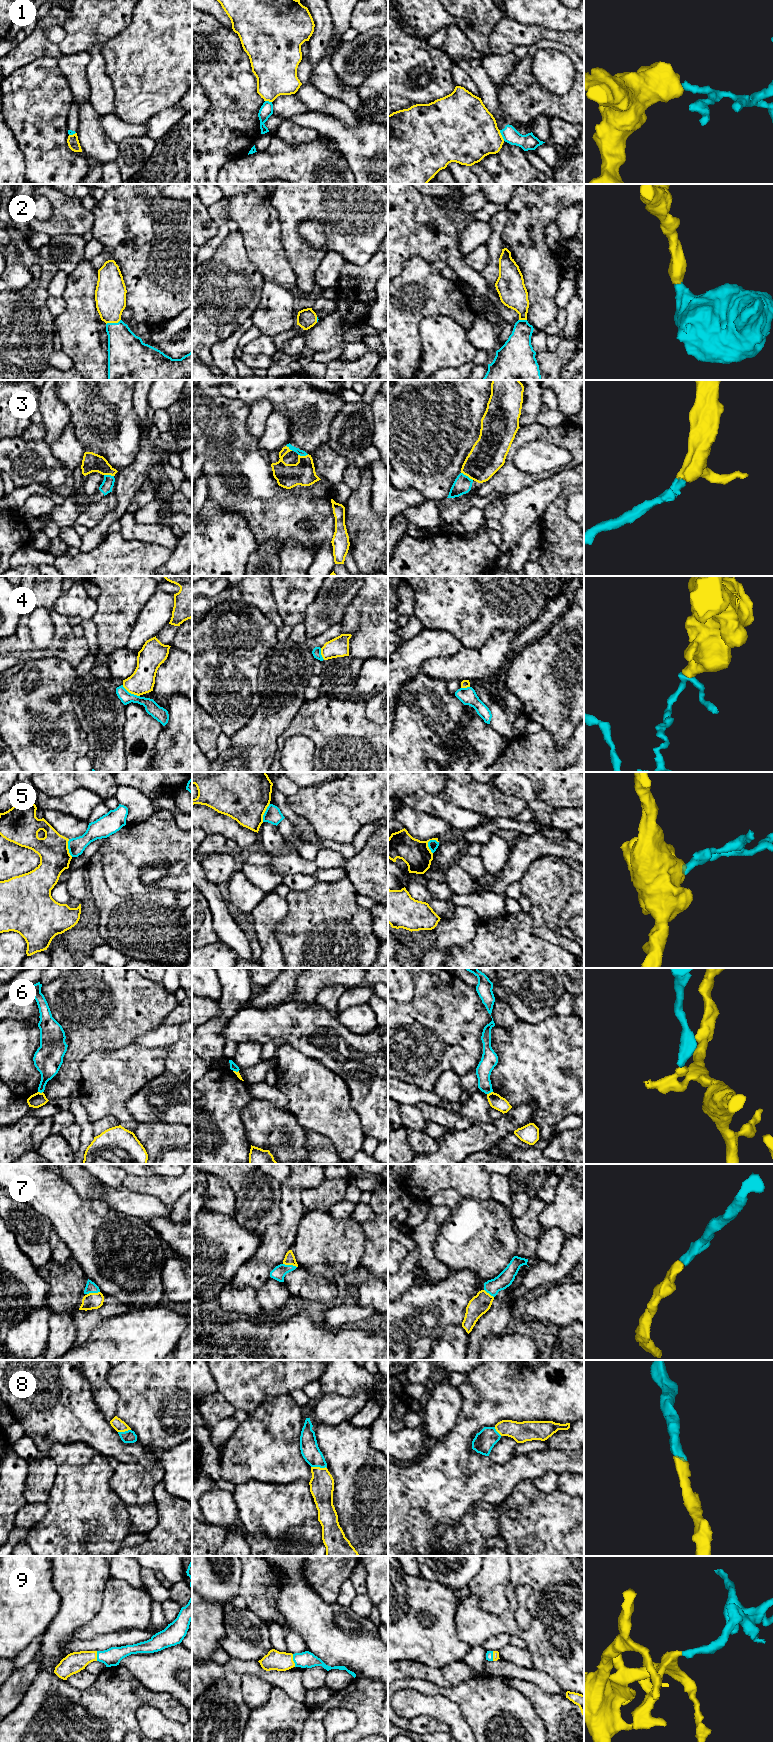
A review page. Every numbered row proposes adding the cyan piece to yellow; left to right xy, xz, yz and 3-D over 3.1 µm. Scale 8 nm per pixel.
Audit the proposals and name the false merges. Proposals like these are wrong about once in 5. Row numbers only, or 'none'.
1, 4, 5, 6

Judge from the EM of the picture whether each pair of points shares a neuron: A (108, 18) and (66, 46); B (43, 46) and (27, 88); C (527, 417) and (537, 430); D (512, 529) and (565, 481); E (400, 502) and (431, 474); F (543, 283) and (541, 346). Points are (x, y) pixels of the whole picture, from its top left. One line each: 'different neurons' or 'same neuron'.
A: same neuron
B: different neurons
C: different neurons
D: same neuron
E: different neurons
F: different neurons

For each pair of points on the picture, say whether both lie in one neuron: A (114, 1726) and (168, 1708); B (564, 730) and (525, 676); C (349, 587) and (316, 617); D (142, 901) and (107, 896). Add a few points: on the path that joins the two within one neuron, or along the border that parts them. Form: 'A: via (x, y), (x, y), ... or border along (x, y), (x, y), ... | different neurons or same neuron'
A: via (127, 1712), (139, 1700), (154, 1700) | same neuron
B: via (555, 717), (545, 705), (543, 695), (537, 689) | same neuron
C: via (341, 592), (324, 609) | same neuron
D: via (133, 902), (116, 902) | same neuron

